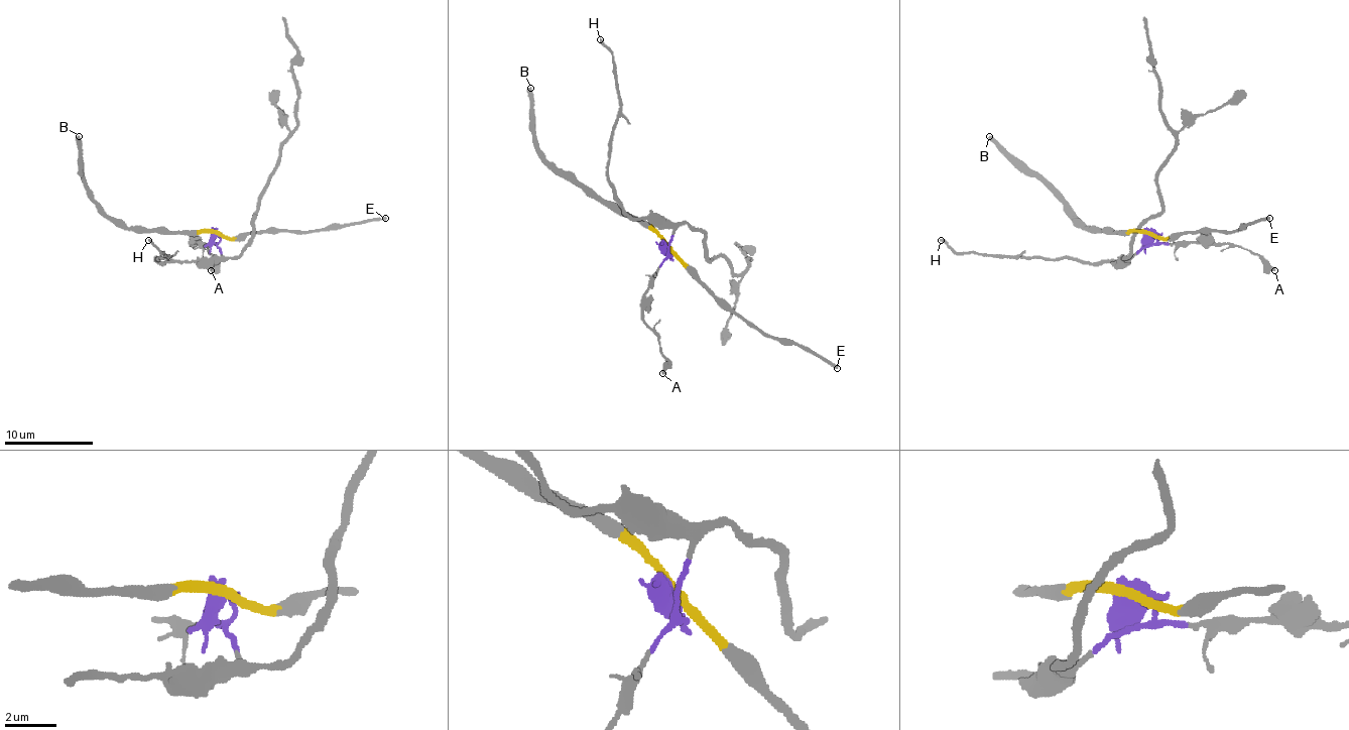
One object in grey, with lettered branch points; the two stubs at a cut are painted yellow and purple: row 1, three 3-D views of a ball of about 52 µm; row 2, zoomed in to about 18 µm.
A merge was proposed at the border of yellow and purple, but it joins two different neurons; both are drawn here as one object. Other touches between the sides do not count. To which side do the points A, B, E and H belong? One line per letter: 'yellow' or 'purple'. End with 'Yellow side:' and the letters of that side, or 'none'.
A: purple
B: yellow
E: yellow
H: purple
Yellow side: B, E

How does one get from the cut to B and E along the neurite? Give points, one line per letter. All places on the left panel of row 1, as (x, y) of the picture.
B: (216, 233), (131, 231), (111, 220), (83, 179), (79, 135)
E: (216, 233), (237, 237), (242, 233), (313, 231), (385, 218)

